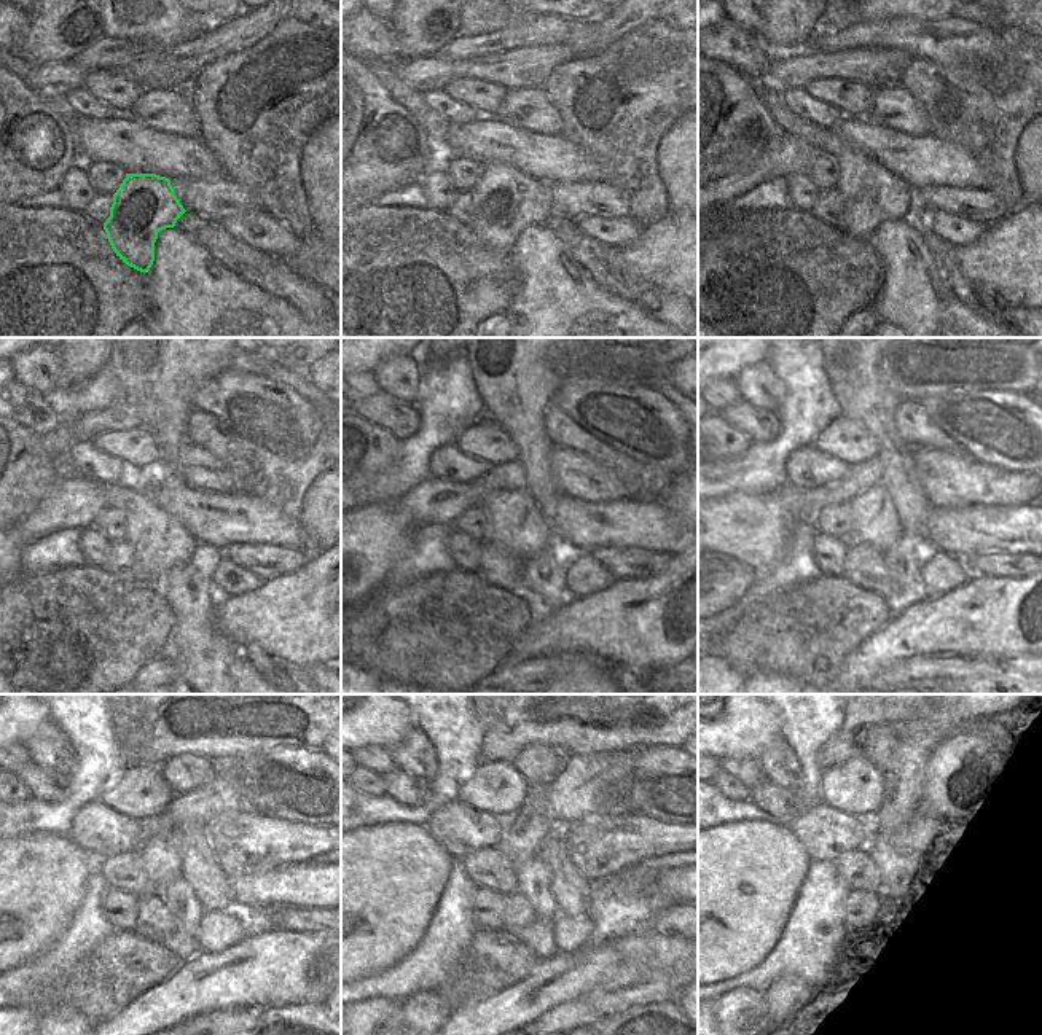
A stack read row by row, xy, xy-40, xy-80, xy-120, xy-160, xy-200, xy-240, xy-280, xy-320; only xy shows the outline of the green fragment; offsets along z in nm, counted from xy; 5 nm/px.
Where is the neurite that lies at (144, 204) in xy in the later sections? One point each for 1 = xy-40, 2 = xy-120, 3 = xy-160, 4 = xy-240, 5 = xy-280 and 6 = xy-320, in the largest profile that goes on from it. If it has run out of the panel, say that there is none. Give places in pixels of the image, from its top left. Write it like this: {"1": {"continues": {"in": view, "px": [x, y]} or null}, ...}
{"1": {"continues": {"in": "xy-40", "px": [505, 201]}}, "2": {"continues": {"in": "xy-120", "px": [160, 542]}}, "3": {"continues": {"in": "xy-160", "px": [515, 521]}}, "4": {"continues": {"in": "xy-240", "px": [160, 852]}}, "5": {"continues": {"in": "xy-280", "px": [524, 833]}}, "6": {"continues": {"in": "xy-320", "px": [904, 782]}}}

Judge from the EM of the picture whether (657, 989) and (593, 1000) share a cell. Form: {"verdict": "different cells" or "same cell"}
{"verdict": "same cell"}

